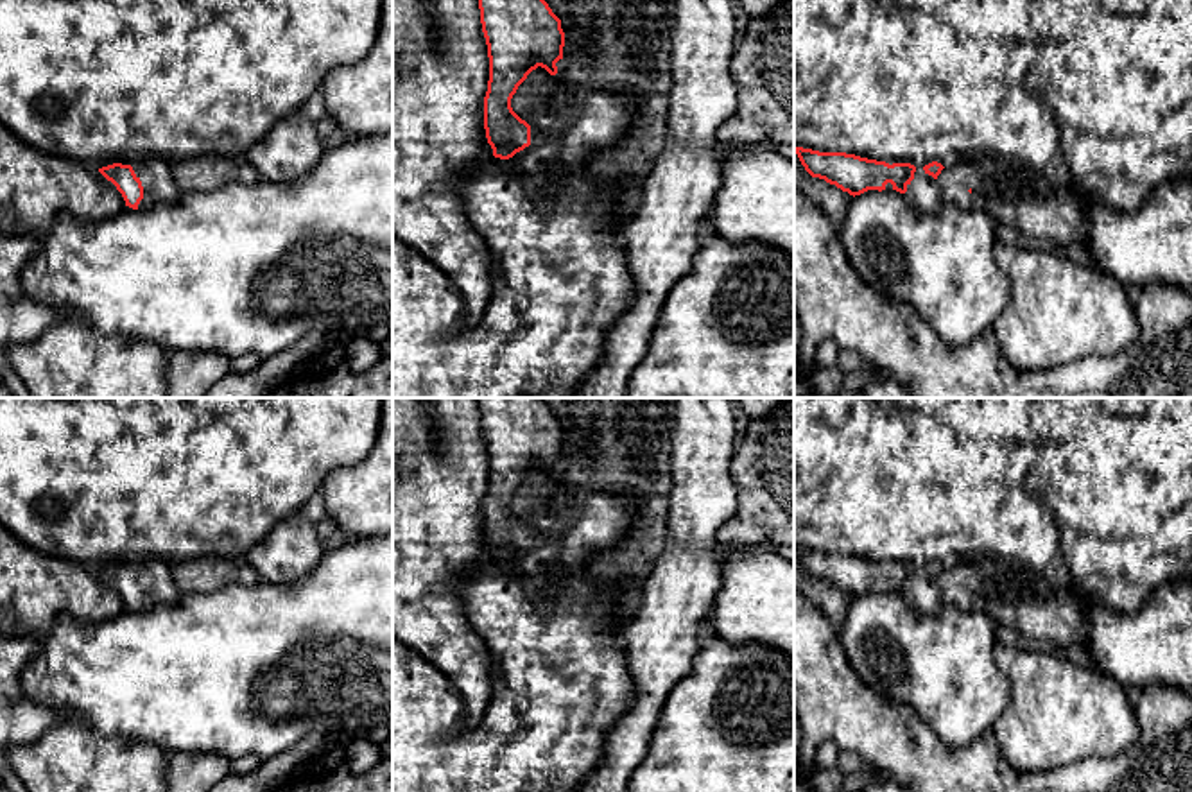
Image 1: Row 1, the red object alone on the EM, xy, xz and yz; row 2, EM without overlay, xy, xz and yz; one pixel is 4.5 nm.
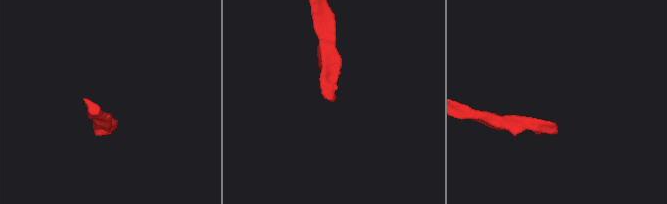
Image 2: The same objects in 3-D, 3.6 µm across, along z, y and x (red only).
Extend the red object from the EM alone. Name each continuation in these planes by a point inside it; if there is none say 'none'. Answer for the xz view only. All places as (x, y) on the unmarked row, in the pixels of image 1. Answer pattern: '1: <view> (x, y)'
none

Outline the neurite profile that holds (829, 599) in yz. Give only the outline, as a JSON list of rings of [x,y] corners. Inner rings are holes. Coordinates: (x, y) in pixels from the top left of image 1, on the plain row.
[[[794,552],[794,591],[805,595],[812,604],[816,604],[835,631],[841,631],[846,609],[853,597],[842,593],[835,586],[825,581],[812,579],[801,566]]]

